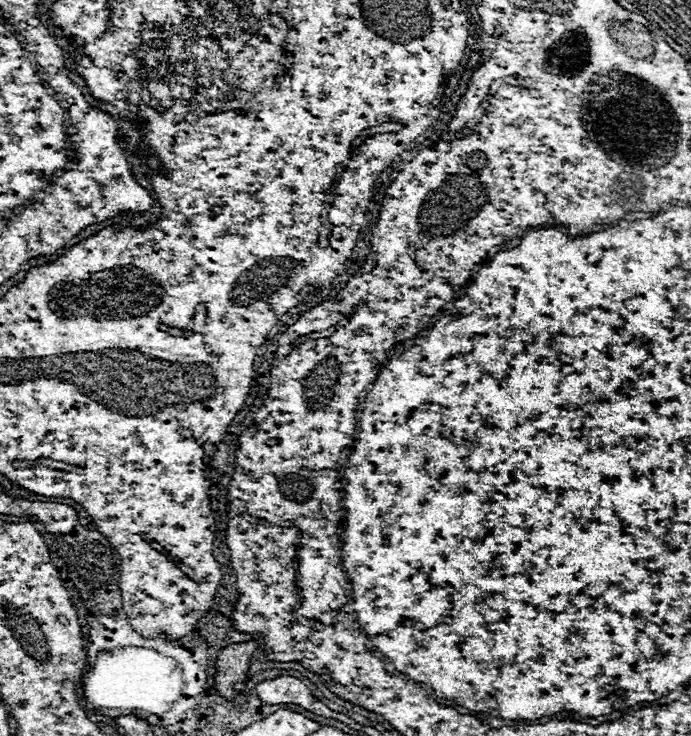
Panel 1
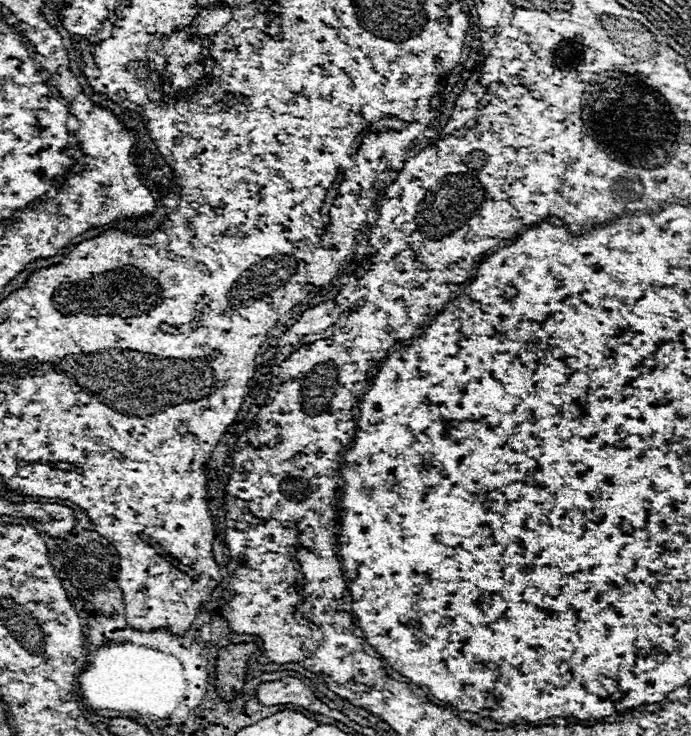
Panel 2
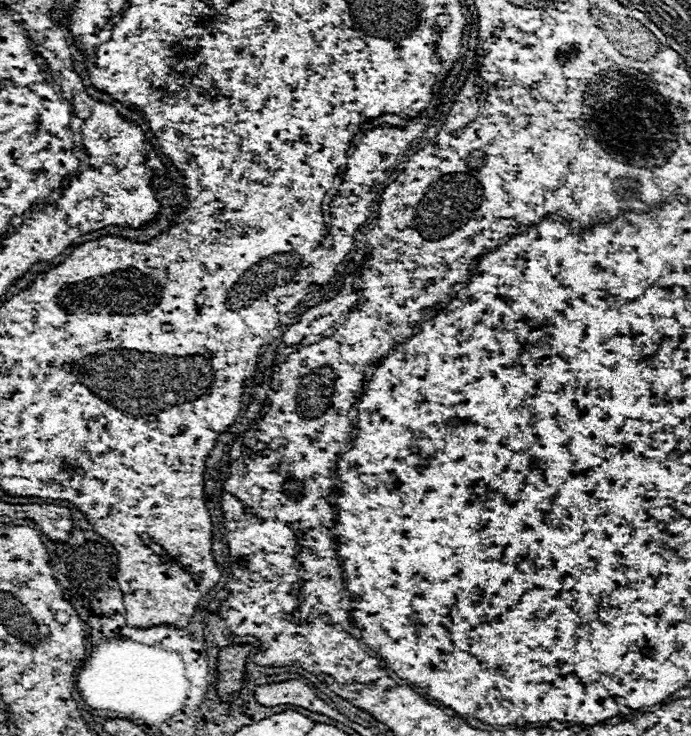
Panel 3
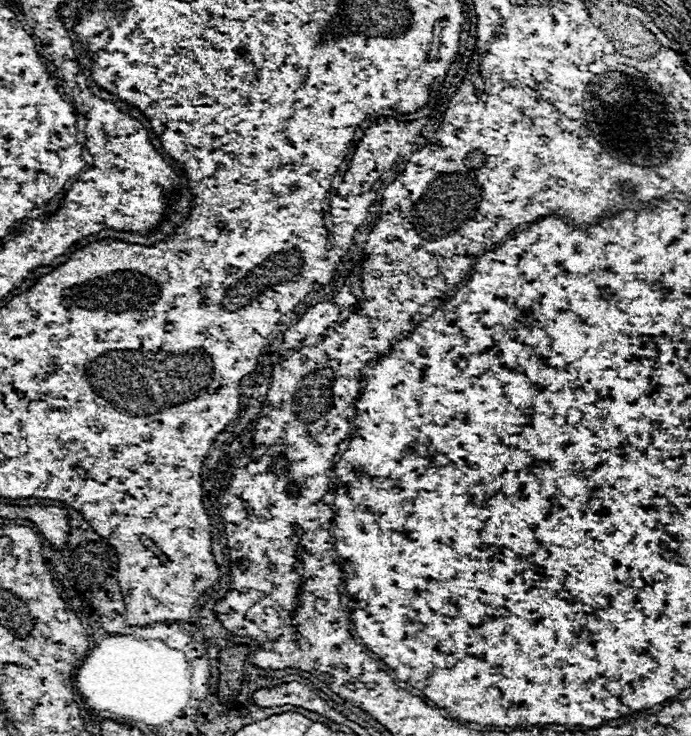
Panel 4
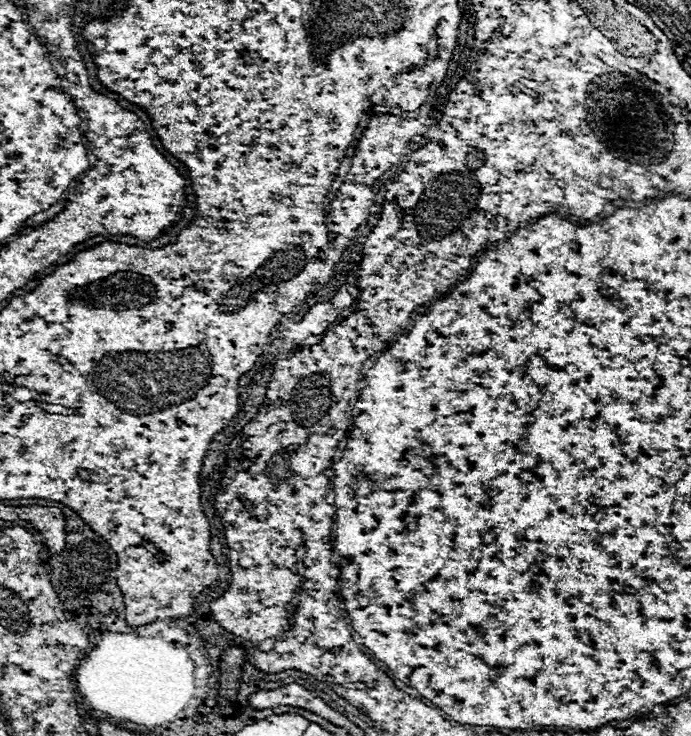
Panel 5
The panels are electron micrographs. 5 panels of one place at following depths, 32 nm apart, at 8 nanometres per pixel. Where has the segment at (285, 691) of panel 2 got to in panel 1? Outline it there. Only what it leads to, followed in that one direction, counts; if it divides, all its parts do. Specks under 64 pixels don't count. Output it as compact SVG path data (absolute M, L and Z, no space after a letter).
M278 676L274 680L262 680L256 686L256 694L266 704L298 704L318 716L332 718L332 710L324 706L306 684L294 676Z

